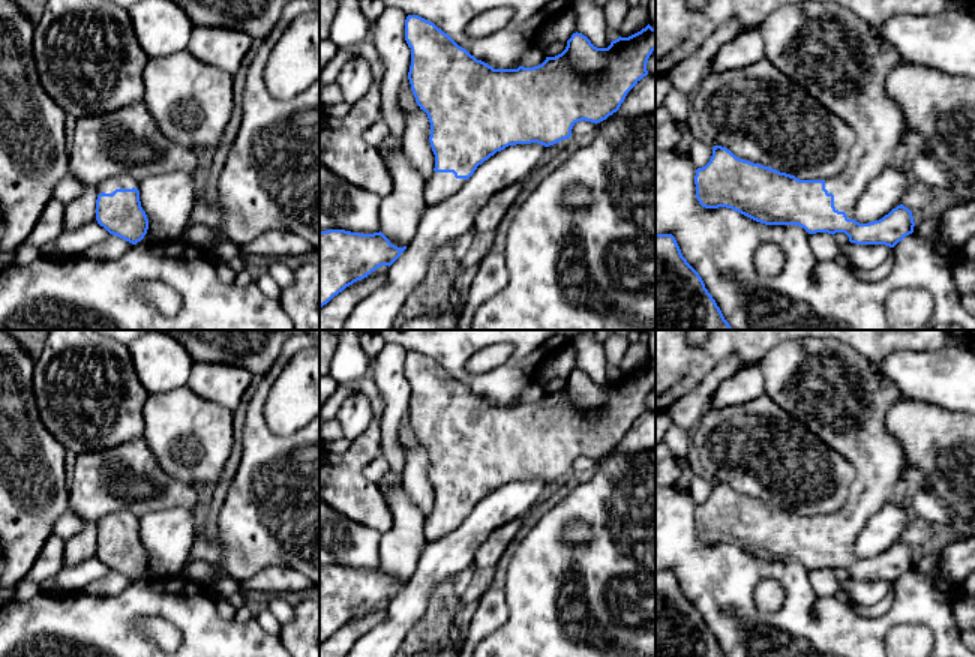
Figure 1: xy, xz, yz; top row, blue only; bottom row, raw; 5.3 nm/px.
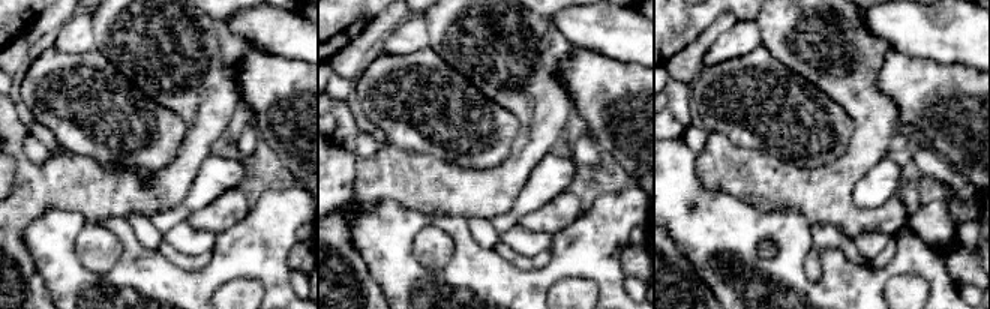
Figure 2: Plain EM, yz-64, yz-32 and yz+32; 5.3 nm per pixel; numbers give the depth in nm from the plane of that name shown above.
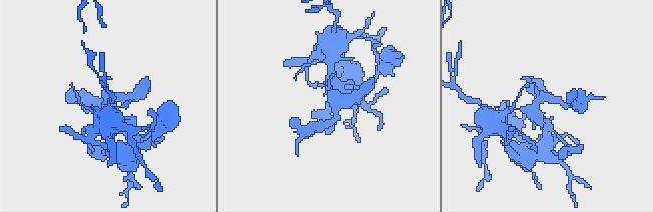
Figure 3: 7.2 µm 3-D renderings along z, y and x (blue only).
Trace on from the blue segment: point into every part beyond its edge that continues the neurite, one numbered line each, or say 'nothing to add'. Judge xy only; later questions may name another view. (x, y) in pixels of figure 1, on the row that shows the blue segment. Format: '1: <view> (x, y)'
1: xy (123, 180)

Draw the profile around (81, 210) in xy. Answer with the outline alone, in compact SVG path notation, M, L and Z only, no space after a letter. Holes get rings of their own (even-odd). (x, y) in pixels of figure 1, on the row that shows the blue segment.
M84 186L82 194L66 204L64 208L64 231L76 230L96 219L96 186Z

